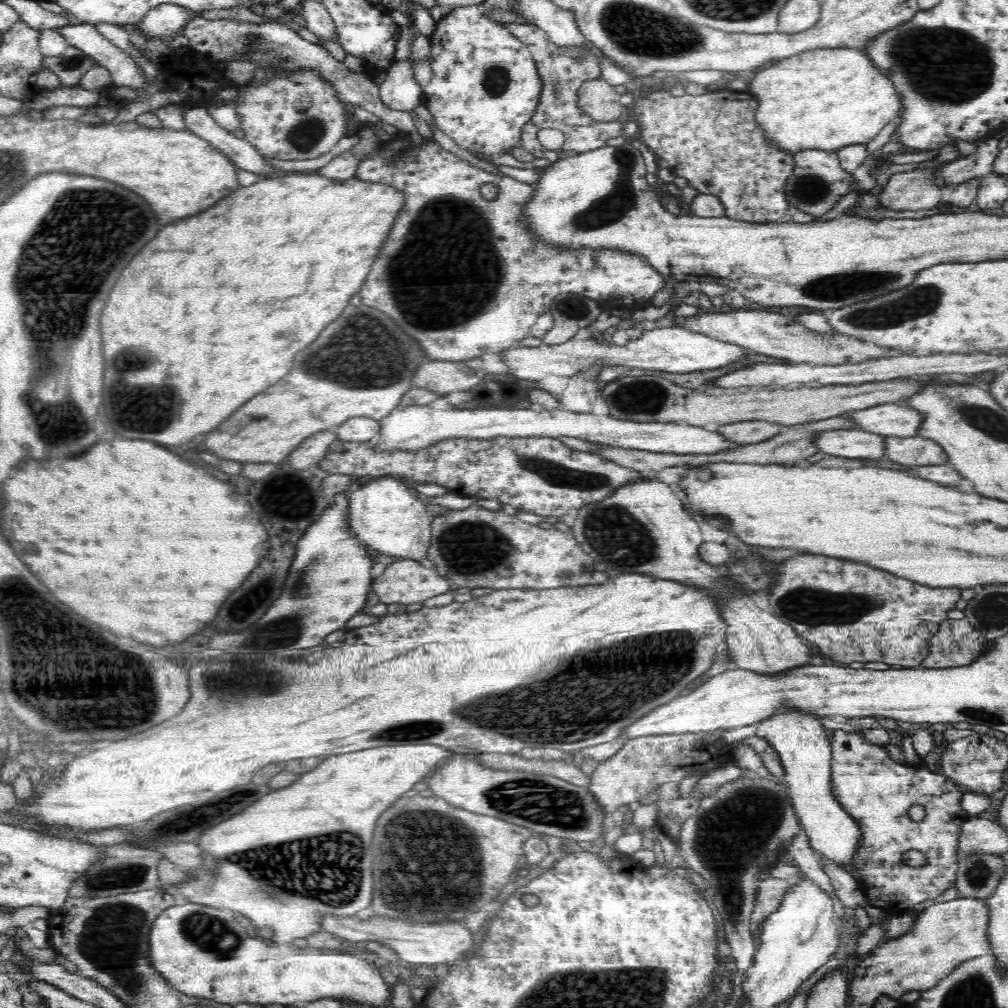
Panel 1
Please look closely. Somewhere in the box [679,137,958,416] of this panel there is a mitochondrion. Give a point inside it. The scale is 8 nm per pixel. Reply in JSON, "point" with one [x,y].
{"point":[925,299]}

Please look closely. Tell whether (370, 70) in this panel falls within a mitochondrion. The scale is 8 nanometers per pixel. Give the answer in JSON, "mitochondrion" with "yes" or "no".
{"mitochondrion":"no"}

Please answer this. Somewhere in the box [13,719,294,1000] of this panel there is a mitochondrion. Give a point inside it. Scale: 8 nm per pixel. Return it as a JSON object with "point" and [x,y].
{"point":[109,937]}

